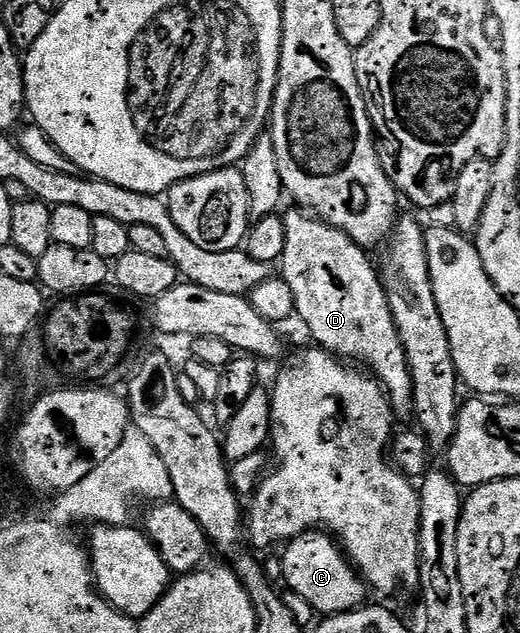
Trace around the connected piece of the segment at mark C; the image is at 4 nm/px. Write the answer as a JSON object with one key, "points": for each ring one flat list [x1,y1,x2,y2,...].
{"points":[[316,529,308,531,305,535,299,535,282,548,281,558,283,583,291,586,290,594,299,595,305,601,309,601,312,612,320,611,320,616,326,617,364,606,366,599,363,598,366,597,367,591,369,592,368,584,330,534]]}

